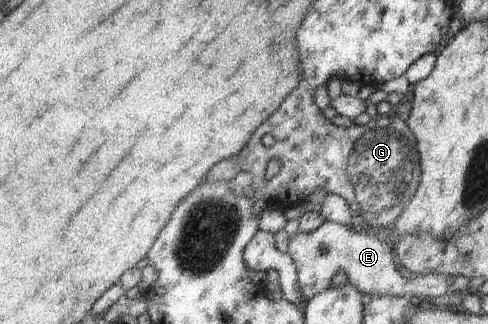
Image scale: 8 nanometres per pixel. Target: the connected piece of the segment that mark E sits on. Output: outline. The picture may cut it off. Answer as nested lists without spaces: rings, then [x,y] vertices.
[[[326,221],[318,231],[304,233],[298,230],[289,235],[289,249],[287,252],[297,267],[302,296],[310,301],[330,289],[334,277],[343,271],[349,281],[362,293],[372,296],[415,296],[424,299],[436,299],[450,294],[450,285],[455,276],[442,273],[420,275],[414,279],[404,279],[397,273],[398,264],[392,243],[385,235],[368,234],[363,228],[343,225]]]

